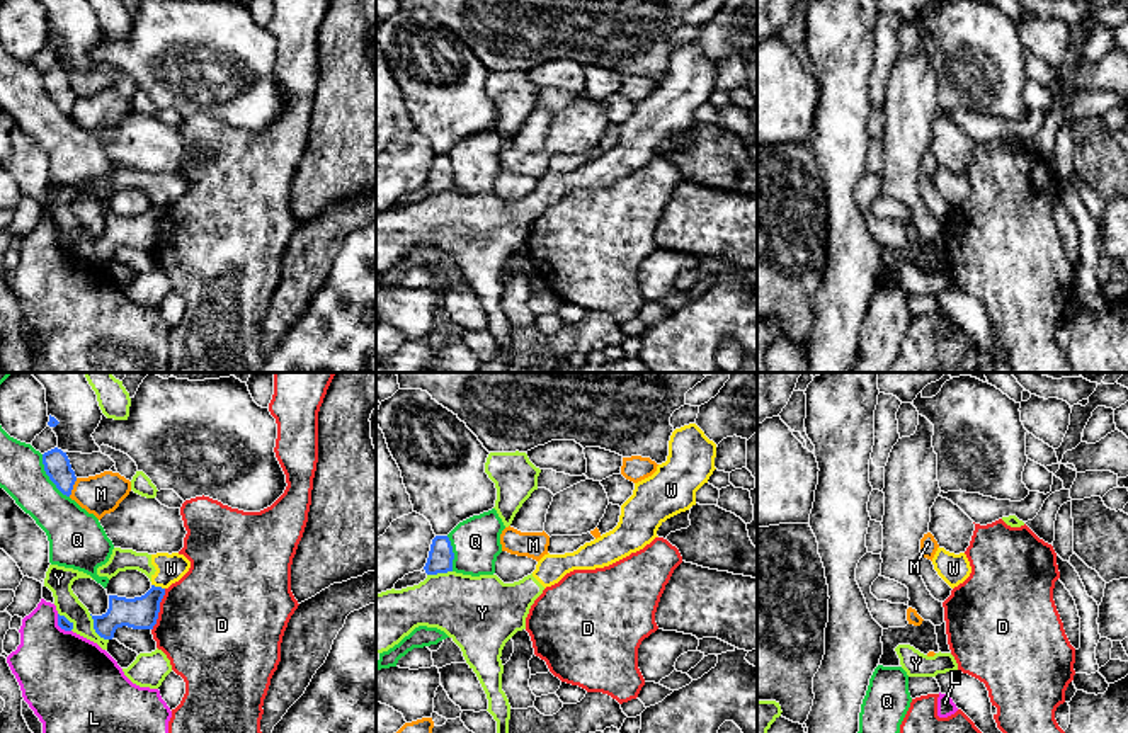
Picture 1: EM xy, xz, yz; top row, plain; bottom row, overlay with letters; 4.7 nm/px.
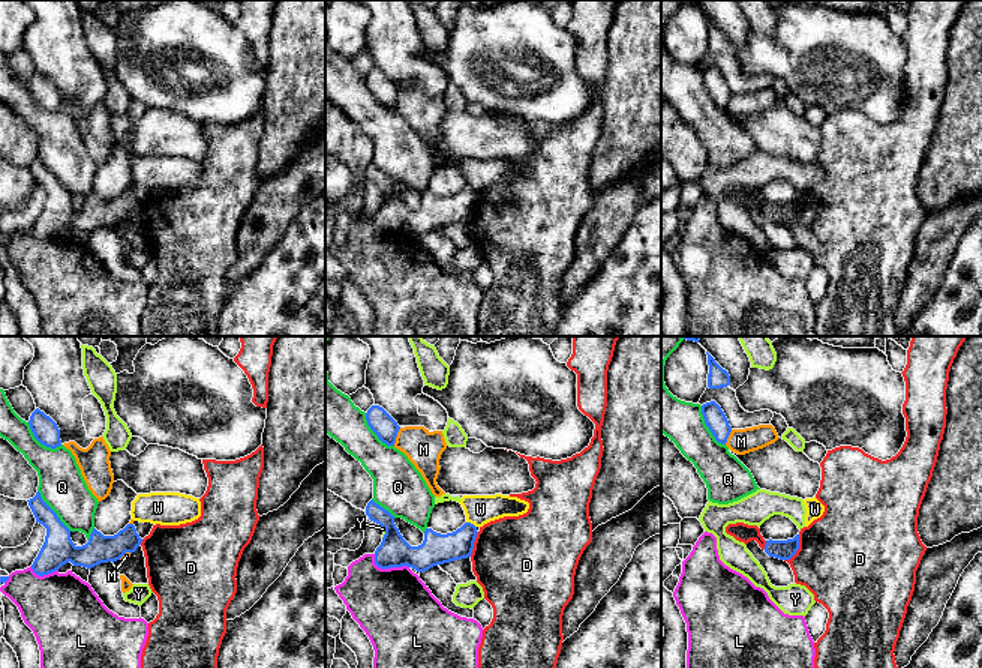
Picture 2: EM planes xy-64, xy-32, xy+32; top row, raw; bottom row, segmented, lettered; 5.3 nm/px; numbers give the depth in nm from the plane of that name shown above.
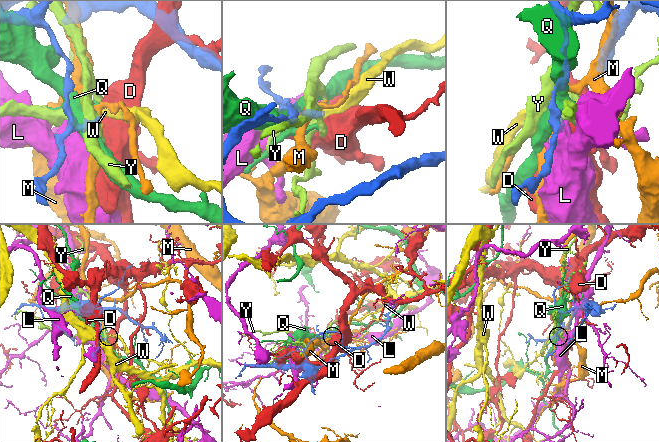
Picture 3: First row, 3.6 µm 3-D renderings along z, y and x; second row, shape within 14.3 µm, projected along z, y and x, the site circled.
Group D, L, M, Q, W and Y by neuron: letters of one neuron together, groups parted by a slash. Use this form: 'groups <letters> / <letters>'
groups D / L / M / Q / W Y

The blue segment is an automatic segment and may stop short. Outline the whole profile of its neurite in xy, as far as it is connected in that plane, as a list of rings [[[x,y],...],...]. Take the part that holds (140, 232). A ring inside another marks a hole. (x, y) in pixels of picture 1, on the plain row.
[[[151,207],[134,218],[109,214],[109,228],[102,235],[92,235],[95,252],[104,259],[112,259],[117,247],[153,248],[160,231],[165,207]]]

